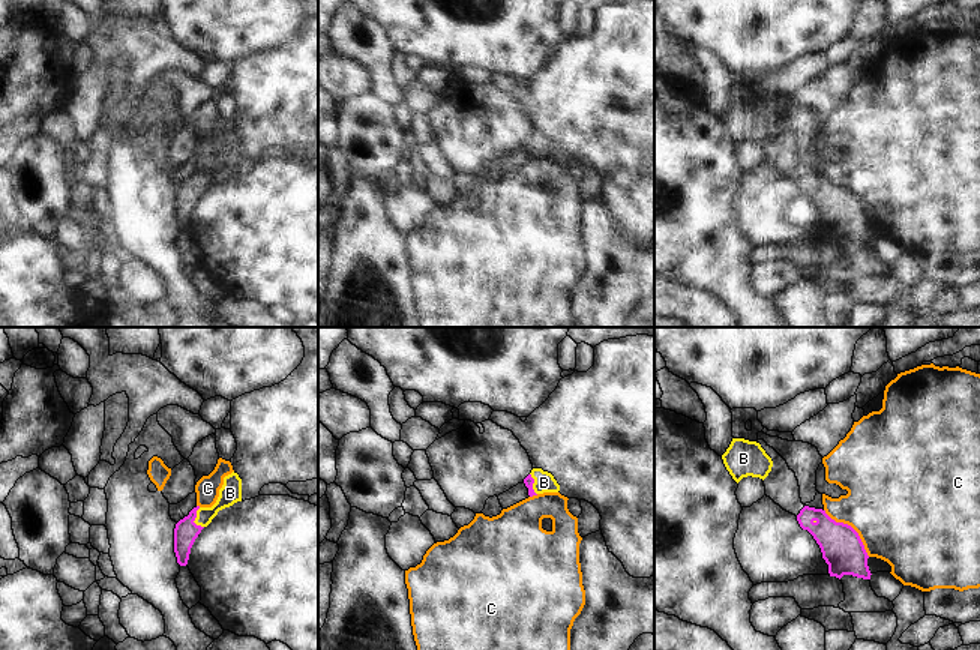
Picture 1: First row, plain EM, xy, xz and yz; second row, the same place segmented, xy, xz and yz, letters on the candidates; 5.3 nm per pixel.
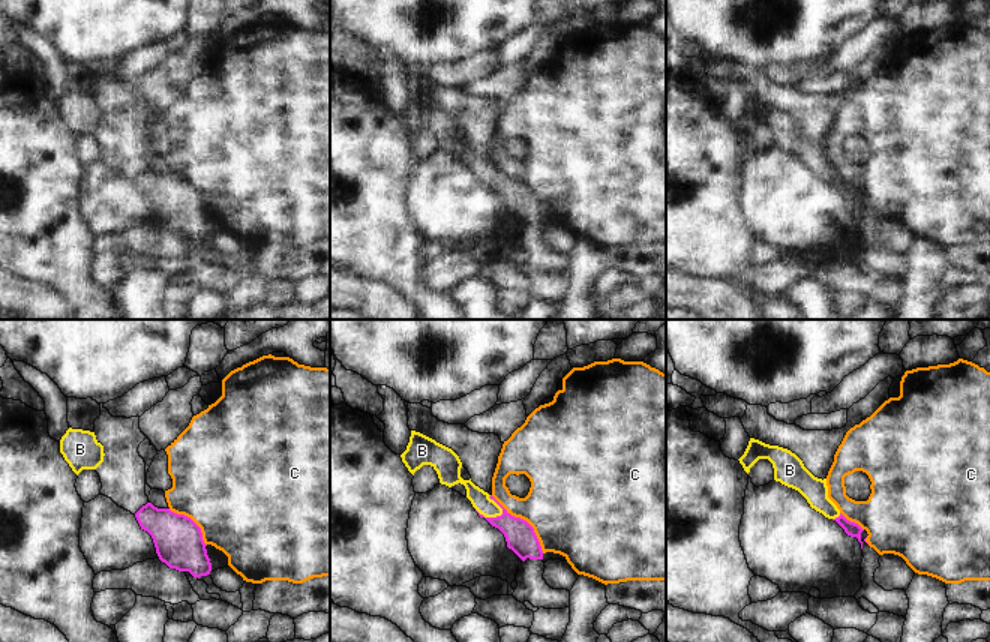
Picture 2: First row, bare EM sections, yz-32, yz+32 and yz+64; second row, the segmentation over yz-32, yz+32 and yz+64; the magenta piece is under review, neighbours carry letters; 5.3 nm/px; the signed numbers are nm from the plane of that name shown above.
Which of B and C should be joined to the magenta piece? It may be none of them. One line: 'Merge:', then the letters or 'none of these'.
Merge: B

